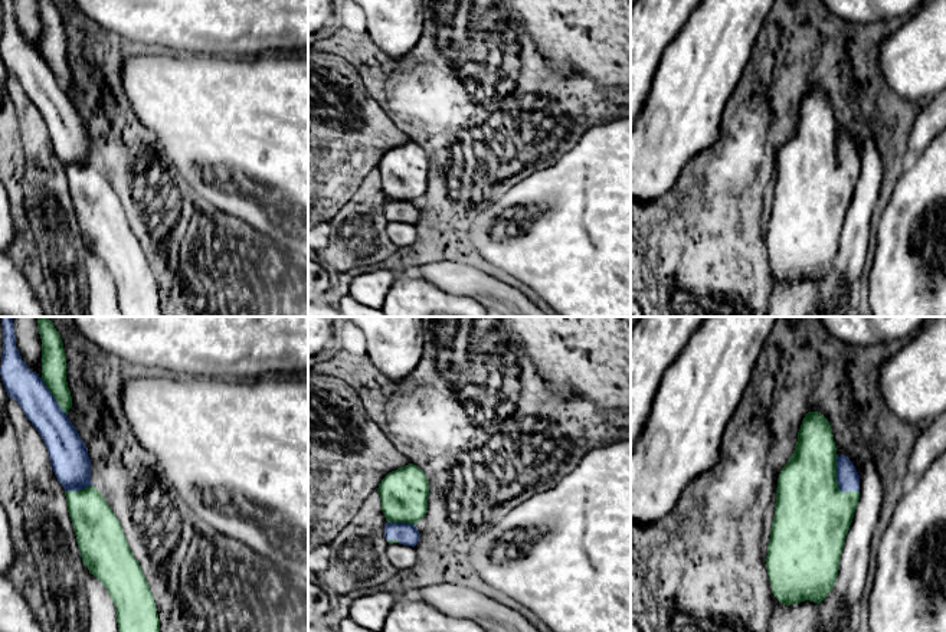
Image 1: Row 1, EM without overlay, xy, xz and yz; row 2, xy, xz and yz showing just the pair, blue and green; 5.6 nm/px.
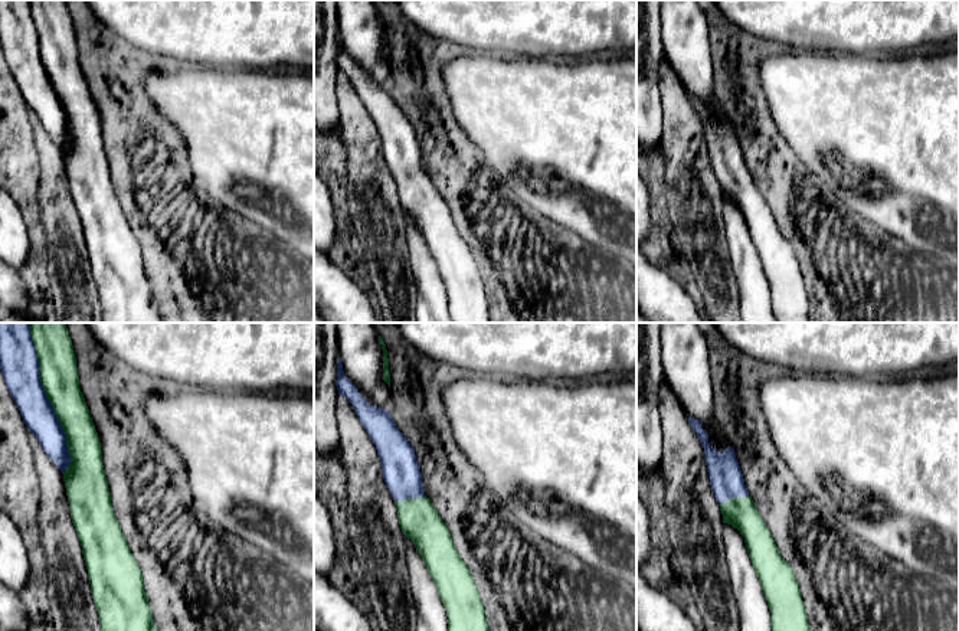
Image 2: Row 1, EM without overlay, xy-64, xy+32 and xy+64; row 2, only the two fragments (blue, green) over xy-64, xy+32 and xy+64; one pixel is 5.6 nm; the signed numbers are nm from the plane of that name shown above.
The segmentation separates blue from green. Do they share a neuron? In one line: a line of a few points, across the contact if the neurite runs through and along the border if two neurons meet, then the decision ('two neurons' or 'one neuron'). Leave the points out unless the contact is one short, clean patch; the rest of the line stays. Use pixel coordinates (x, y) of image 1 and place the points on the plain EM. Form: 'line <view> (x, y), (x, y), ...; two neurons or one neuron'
one neuron

